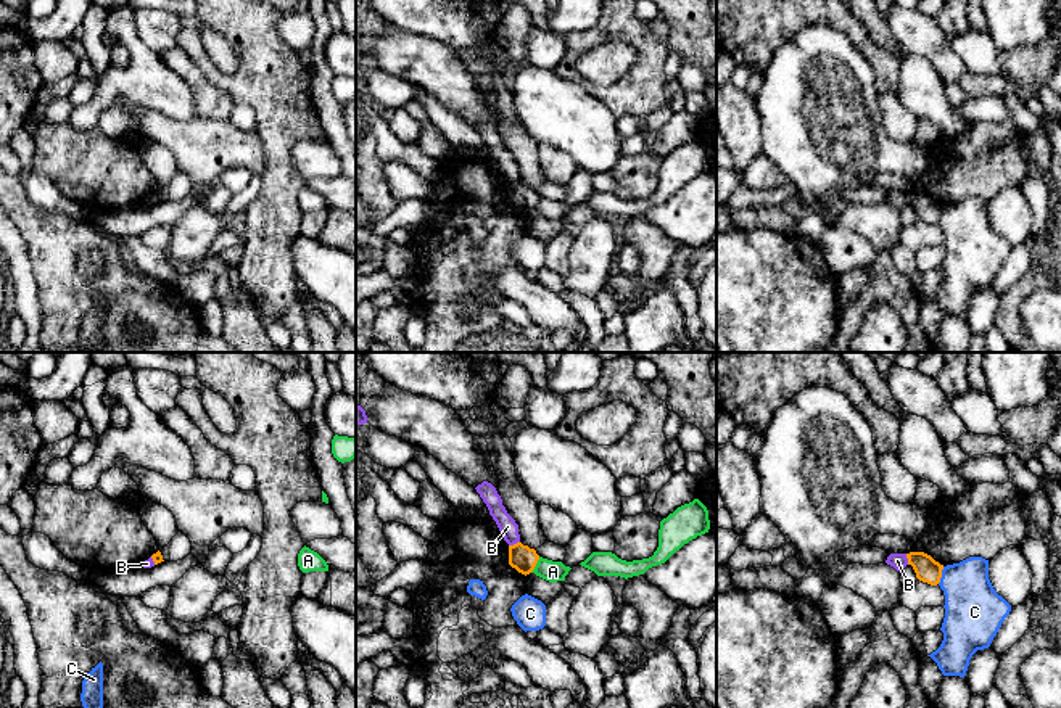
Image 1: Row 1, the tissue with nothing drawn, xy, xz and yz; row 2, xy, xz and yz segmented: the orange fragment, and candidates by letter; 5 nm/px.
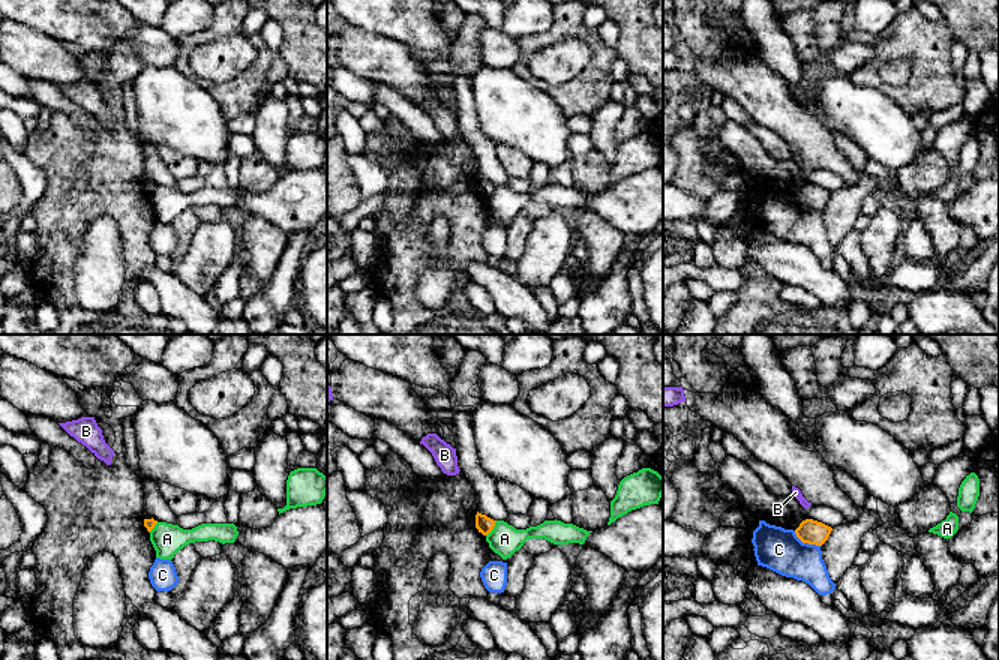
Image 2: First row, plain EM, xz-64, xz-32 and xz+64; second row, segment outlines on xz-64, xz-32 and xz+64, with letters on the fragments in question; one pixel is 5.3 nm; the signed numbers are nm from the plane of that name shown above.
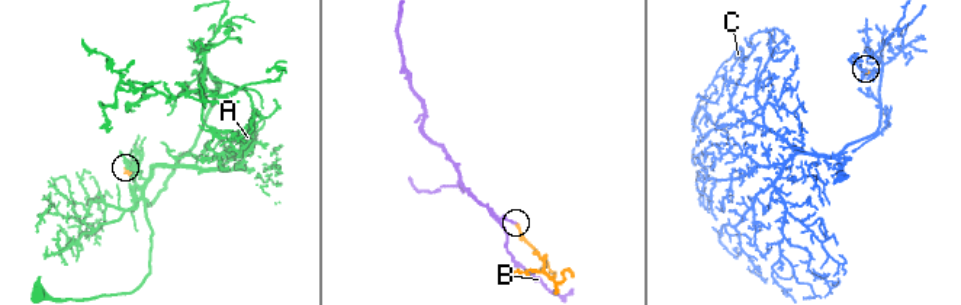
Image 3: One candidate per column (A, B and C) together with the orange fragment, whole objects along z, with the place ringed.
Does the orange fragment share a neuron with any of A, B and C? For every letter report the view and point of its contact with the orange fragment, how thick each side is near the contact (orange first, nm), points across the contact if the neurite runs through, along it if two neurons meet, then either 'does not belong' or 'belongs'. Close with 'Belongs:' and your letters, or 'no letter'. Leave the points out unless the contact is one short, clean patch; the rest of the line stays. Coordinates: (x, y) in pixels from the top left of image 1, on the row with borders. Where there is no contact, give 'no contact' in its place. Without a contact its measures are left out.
A: meets orange in xz at (535, 565); 130 nm thick on the orange side, 110 nm on the other; border along xz (540, 557), (530, 572); does not belong
B: meets orange in xz at (514, 544); 130 nm thick on the orange side, 90 nm on the other; border along xz (519, 541), (509, 546); does not belong
C: meets orange in yz at (941, 575); 120 nm thick on the orange side, 300 nm on the other; does not belong
Belongs: no letter

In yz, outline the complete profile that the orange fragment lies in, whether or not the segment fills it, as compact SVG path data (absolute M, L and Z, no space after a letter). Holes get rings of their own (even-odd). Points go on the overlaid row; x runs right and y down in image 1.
M910 552L906 554L906 558L919 581L931 586L937 586L940 582L943 565L935 562L931 555L924 552Z

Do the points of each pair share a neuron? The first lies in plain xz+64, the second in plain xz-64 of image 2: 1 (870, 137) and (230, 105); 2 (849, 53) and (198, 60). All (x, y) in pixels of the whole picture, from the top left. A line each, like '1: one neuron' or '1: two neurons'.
1: two neurons
2: two neurons

